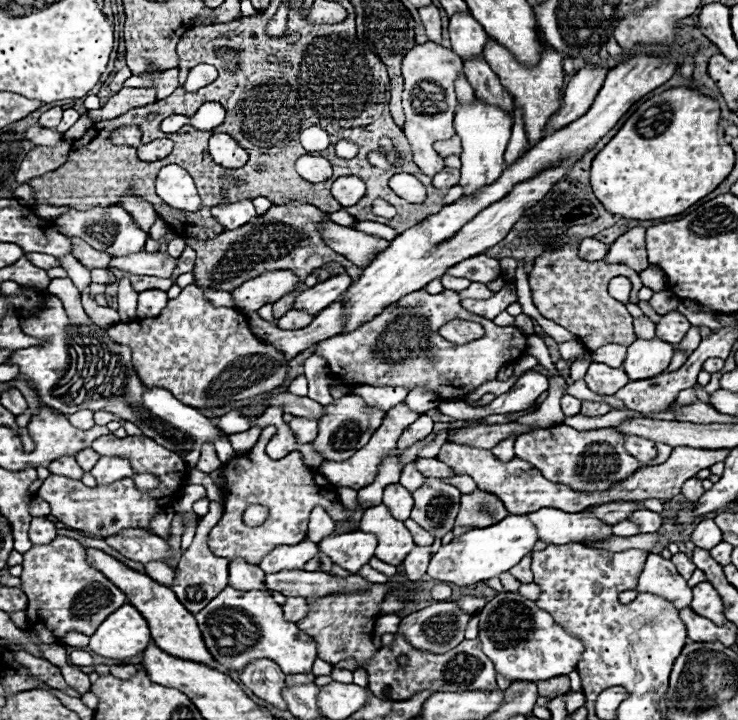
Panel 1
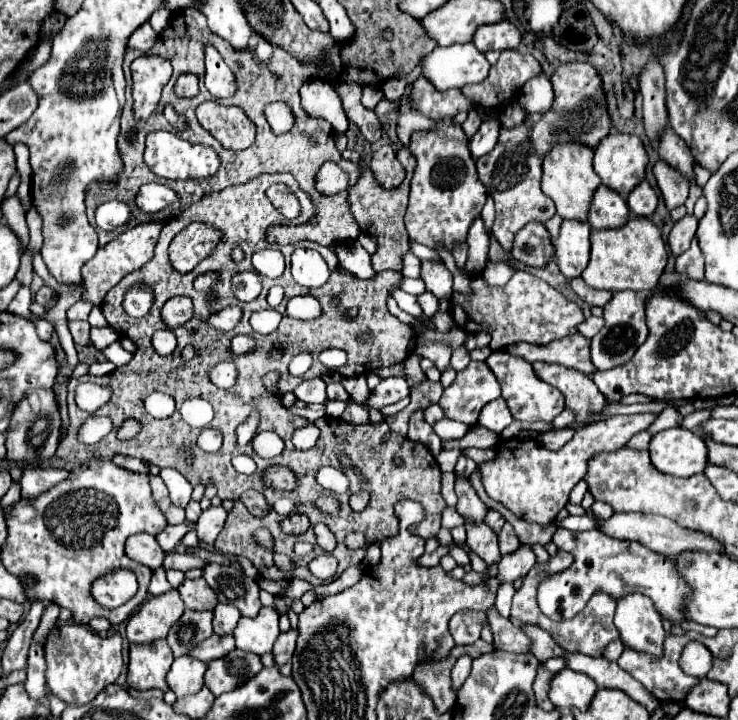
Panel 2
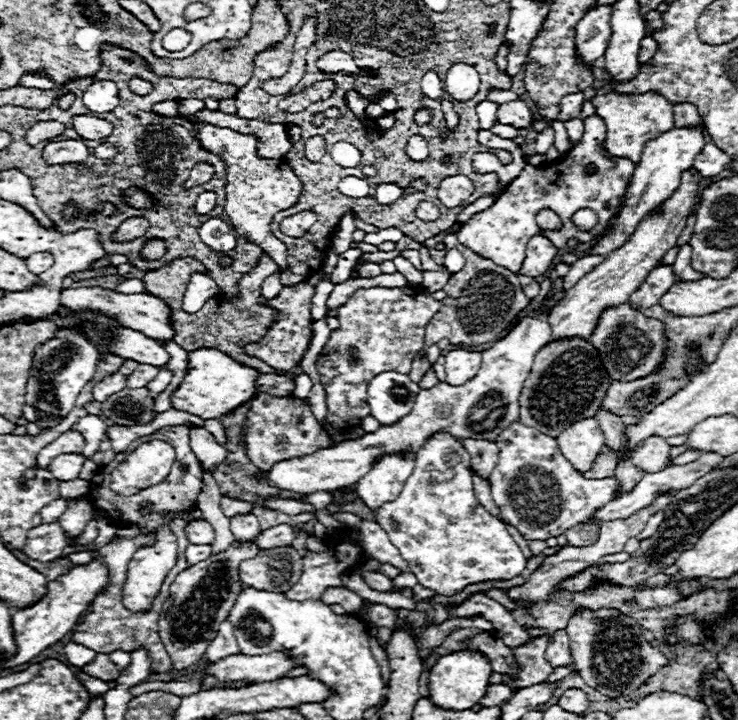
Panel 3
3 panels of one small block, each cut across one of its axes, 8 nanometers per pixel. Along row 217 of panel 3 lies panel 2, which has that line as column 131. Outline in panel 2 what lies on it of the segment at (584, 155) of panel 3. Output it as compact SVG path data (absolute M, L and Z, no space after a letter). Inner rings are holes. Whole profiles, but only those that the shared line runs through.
M90 460L88 464L82 464L70 472L70 476L52 488L50 492L44 492L36 500L20 500L12 512L6 518L8 526L8 538L2 546L2 562L8 572L16 574L18 578L24 578L26 574L36 576L36 586L28 588L28 598L40 598L54 602L62 608L68 608L72 612L72 618L76 624L88 624L92 618L106 618L112 626L122 624L128 620L140 604L148 598L148 584L152 578L152 570L140 562L134 562L124 552L124 542L128 536L138 532L152 532L158 534L166 528L166 518L156 508L152 500L152 492L148 486L146 474L136 474L122 470L114 466L110 460ZM110 568L126 568L138 576L138 592L134 598L130 598L126 604L118 608L102 608L92 596L90 596L90 584L102 576L102 572L110 572Z

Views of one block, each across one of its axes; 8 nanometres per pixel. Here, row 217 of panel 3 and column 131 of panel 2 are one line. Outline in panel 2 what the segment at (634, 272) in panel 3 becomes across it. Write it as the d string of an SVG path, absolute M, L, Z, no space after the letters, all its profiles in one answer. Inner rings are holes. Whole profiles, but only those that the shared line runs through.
M156 640L152 644L132 644L130 646L130 664L126 682L134 690L152 690L158 688L168 692L166 674L174 662L170 646L166 640Z

